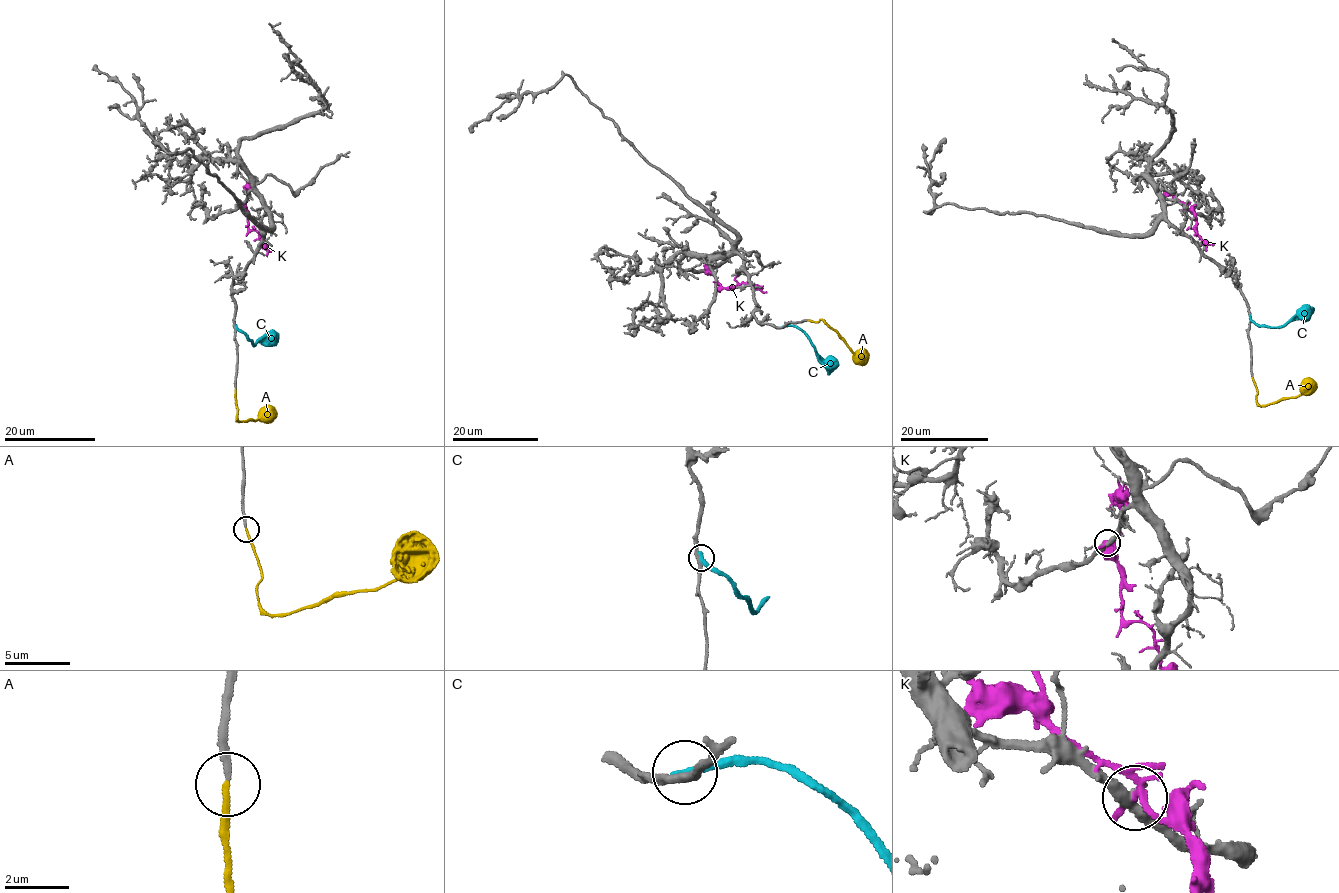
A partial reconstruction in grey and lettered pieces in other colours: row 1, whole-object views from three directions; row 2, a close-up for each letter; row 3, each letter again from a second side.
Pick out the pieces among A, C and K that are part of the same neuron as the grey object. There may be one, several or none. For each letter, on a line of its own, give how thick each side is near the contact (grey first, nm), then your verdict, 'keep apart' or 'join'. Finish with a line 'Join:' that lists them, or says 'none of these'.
A: 200 nm thick on the grey side, 170 nm on the other; join
C: 280 nm thick on the grey side, 300 nm on the other; keep apart
K: 360 nm thick on the grey side, 200 nm on the other; keep apart
Join: A

